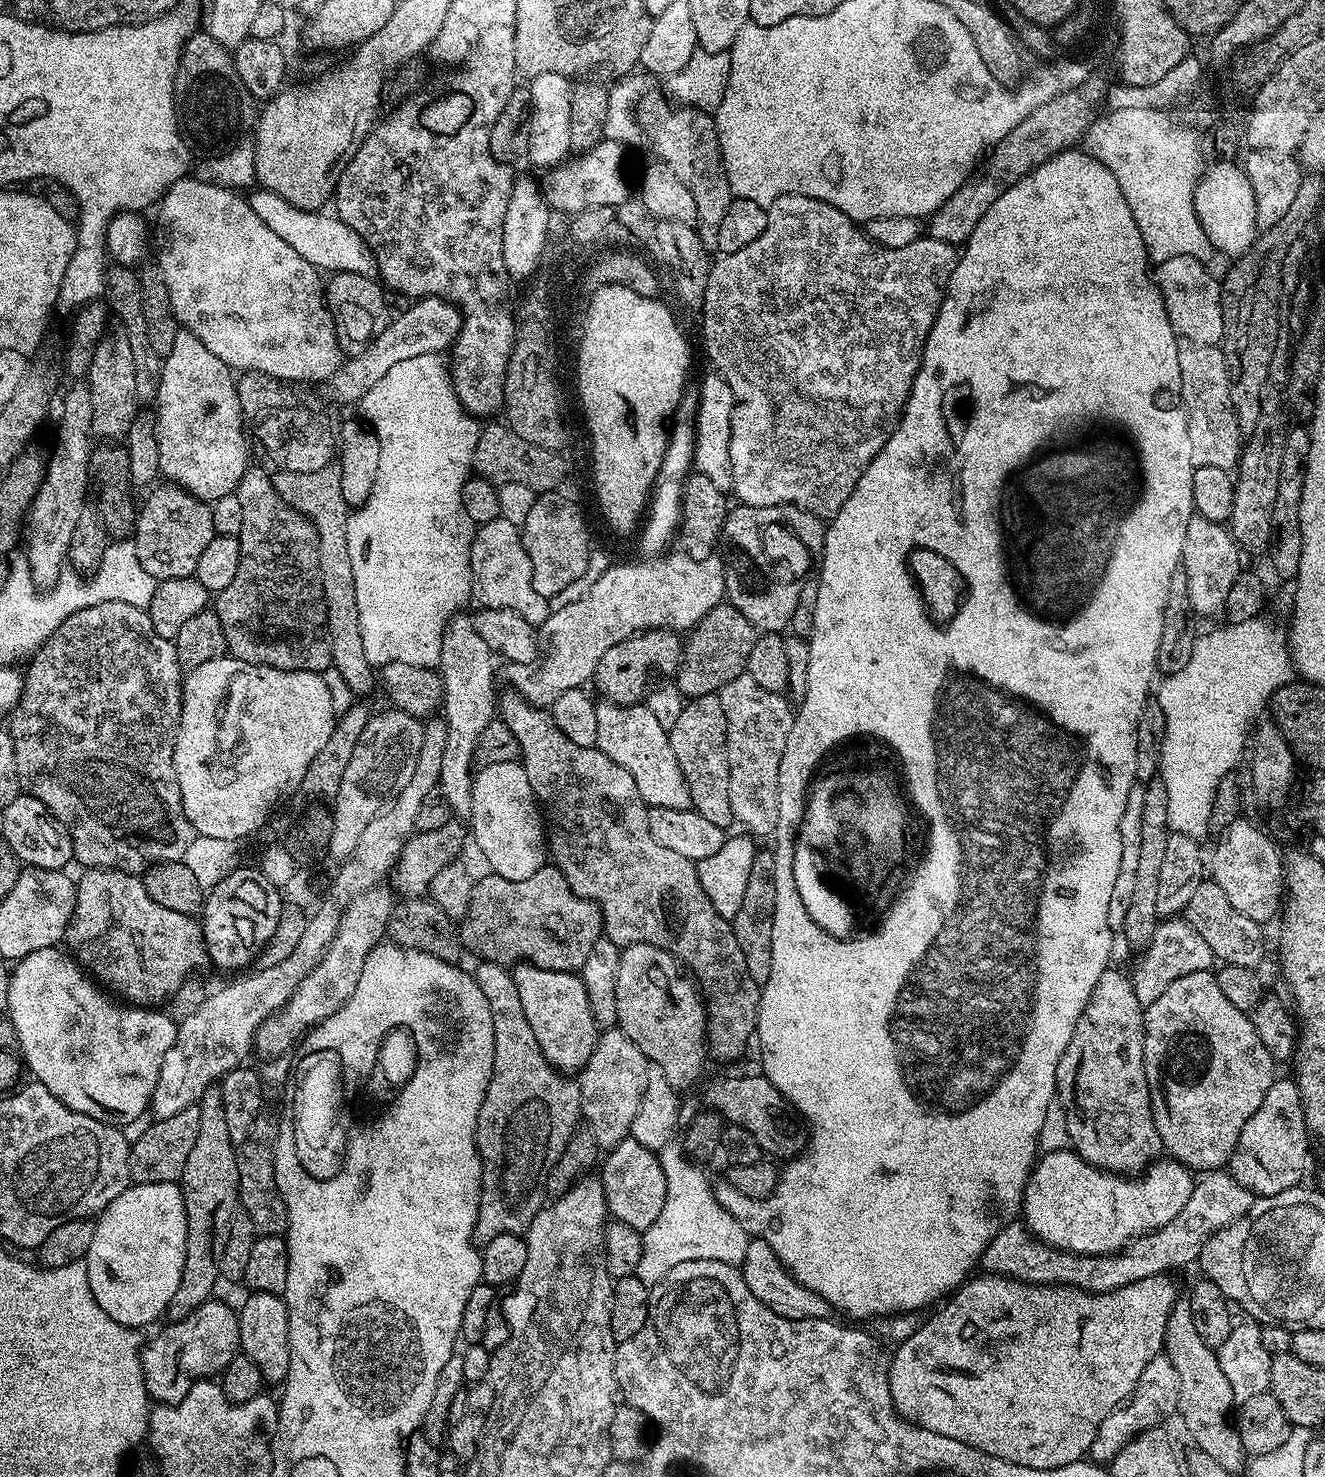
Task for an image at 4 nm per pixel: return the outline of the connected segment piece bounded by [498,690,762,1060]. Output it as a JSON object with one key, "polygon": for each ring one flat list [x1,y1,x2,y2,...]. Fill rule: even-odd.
{"polygon":[[508,690,505,696,503,693,499,697,498,716,506,726,510,726,510,734,514,734,514,738,518,738,520,760,526,770,526,778,530,778,530,786,546,813,546,844,550,849,551,859,552,856,556,859,553,860,555,867,559,868,560,873,566,878,570,890,574,890,574,894,578,894,583,900,589,900,600,905,600,917,604,923,603,935,607,939,621,946,629,944,658,946,662,950,670,952,675,960,680,961,681,965,694,977,698,991,704,998,704,1010,708,1014,706,1048,711,1059,712,1056,716,1060,738,1059,747,1050,748,1043,753,1043,762,988,761,985,754,982,754,978,750,978,750,970,746,970,746,957,742,954,742,946,738,946,738,938,734,934,730,921,722,918,722,914,718,914,714,910,714,906,710,906,710,898,706,898,706,890,702,890,702,882,698,882,696,864,691,860,682,858,682,854,674,854,674,850,666,850,666,846,658,846,658,842,654,842,654,834,650,834,648,829,649,807,645,804,644,799,636,793,634,778,630,778,630,774,626,770,622,770,622,766,618,766,618,762,611,760,599,748,587,748,586,746,578,746,578,742,570,742,570,738,566,738,566,734,562,734,562,730,558,730,551,711,538,708,535,704,530,704,522,699,515,691]]}

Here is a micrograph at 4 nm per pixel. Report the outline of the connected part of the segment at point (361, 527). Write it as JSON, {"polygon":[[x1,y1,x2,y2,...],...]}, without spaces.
{"polygon":[[439,355,406,358,406,362,397,362,387,374,375,384,358,402,359,415,366,421,367,427,375,432,380,445,378,446,378,470,374,478,372,493,366,503,359,505,349,515,346,526,346,544,350,557,350,568,353,571,355,602,358,603,358,626,362,633,362,650,373,666,383,667,390,662,409,663,423,668,437,667,440,663,442,634,452,617,471,599,471,542,474,525,470,520,462,502,462,490,469,479,472,468,472,451,482,431,482,424,475,416,471,416,460,404,452,385,451,375,446,371]]}

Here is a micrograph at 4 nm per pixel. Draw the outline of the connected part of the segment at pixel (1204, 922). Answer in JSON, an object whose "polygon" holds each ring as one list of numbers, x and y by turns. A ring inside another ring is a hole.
{"polygon":[[1212,879,1201,880,1198,890,1194,890,1190,897,1190,902,1186,902,1182,916,1190,926,1194,926,1194,930,1198,930,1198,934,1202,934,1202,938,1206,938,1217,961,1255,969,1263,958,1265,929,1254,922,1254,918,1246,918,1246,914,1234,910,1232,903,1226,899,1222,886,1215,884]]}

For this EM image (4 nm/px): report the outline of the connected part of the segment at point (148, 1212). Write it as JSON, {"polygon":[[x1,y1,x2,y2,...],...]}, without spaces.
{"polygon":[[158,1182,157,1184,129,1183,128,1189,114,1202,110,1202,95,1221,94,1242,90,1242,88,1255,84,1257,86,1274,90,1278,90,1290,114,1318,127,1328,144,1330,147,1324,155,1322,168,1311,170,1298,178,1290,178,1282,182,1282,182,1266,186,1262,186,1206,184,1205,184,1189,179,1183]]}

